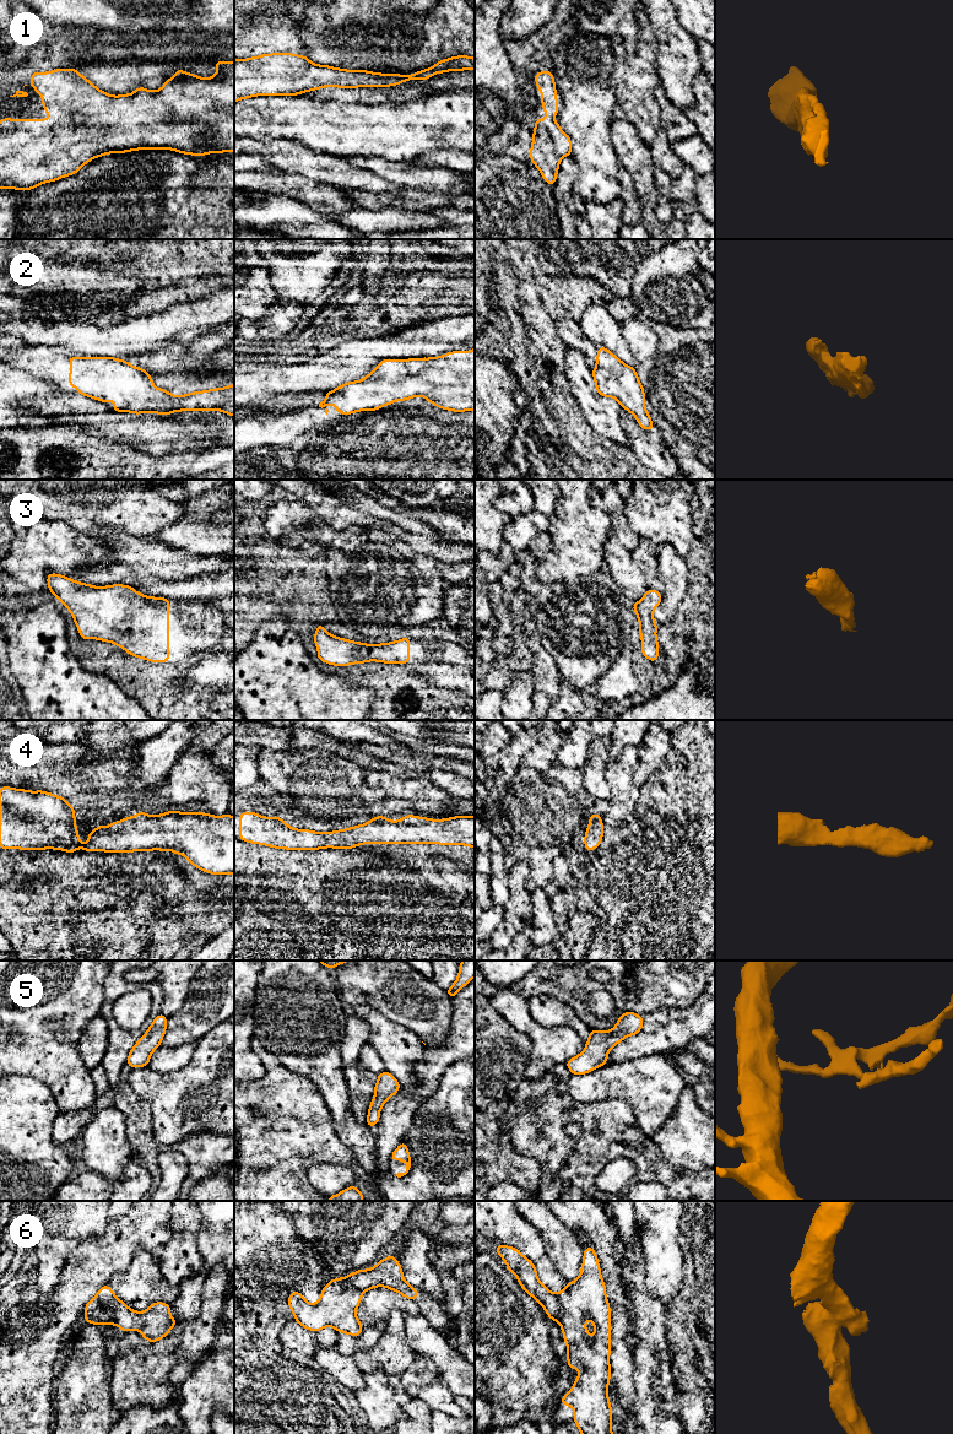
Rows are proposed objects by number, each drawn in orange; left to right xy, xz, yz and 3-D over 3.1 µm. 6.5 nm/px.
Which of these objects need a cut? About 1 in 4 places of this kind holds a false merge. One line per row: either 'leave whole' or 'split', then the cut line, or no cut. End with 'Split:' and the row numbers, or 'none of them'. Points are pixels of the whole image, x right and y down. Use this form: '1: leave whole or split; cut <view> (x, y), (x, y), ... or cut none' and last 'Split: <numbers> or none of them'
1: leave whole; cut none
2: leave whole; cut none
3: leave whole; cut none
4: leave whole; cut none
5: leave whole; cut none
6: split; cut yz (554, 1294), (559, 1304), (558, 1320)
Split: 6

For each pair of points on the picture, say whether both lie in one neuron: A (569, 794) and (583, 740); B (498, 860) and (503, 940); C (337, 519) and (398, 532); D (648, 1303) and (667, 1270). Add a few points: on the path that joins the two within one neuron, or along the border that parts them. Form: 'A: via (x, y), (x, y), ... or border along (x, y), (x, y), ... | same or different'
A: border along (558, 761), (566, 766), (580, 769) | different
B: border along (508, 877), (509, 898), (503, 907) | different
C: via (352, 519), (383, 524) | same
D: border along (645, 1266), (645, 1287), (665, 1305) | different

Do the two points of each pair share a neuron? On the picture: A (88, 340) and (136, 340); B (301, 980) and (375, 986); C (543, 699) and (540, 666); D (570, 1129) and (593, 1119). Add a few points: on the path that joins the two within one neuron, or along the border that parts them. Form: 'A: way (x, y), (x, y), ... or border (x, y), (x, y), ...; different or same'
A: way (101, 340), (124, 340); same
B: border (331, 973), (341, 1001); different
C: border (536, 691), (546, 693), (552, 699); different
D: border (563, 1129), (570, 1136), (578, 1136), (581, 1132); different

